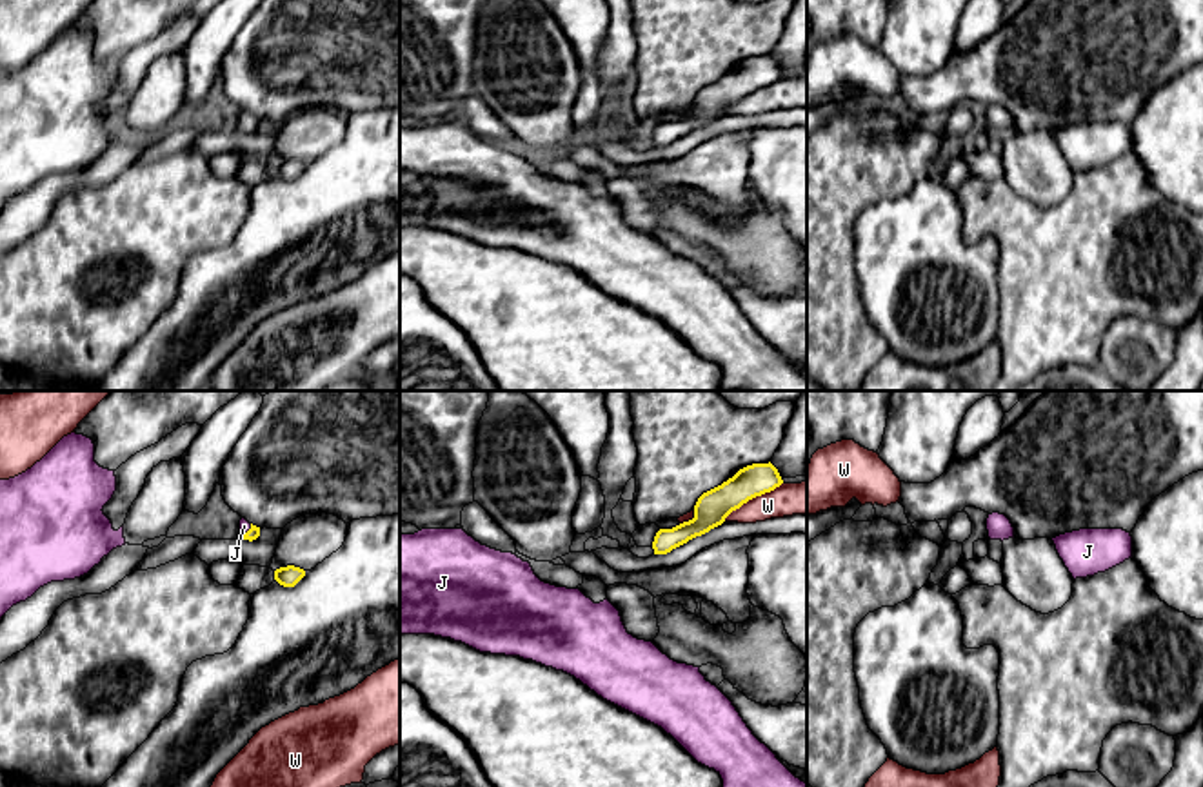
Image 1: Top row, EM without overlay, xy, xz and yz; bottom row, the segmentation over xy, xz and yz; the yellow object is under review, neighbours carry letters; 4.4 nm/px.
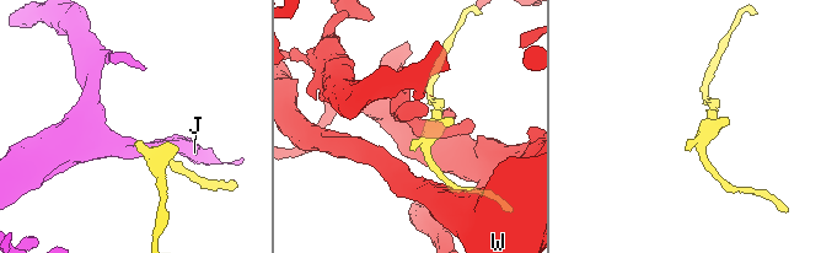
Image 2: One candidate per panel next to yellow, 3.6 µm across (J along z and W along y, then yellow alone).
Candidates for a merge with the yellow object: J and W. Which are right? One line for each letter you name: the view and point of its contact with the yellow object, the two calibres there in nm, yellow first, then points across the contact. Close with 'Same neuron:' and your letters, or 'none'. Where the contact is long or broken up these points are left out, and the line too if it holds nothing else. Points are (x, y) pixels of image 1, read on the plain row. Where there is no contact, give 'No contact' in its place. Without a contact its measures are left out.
J: Touches yellow at xy (248, 124). Thickness 60 nm (yellow) against 50 nm
Same neuron: J

